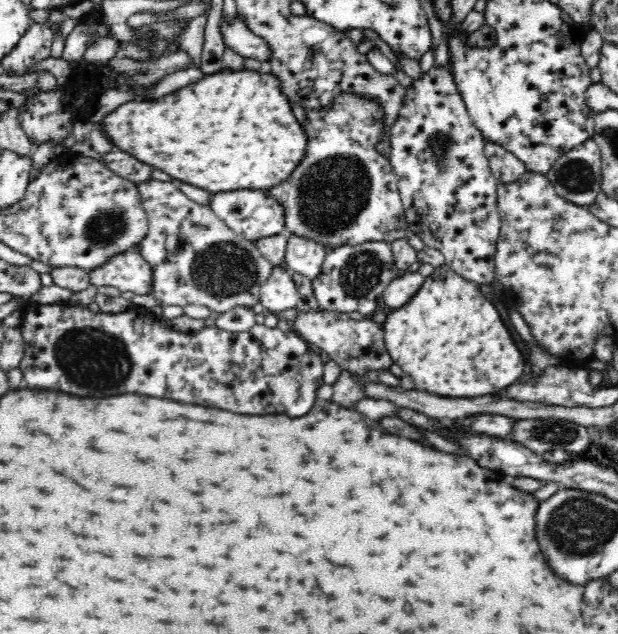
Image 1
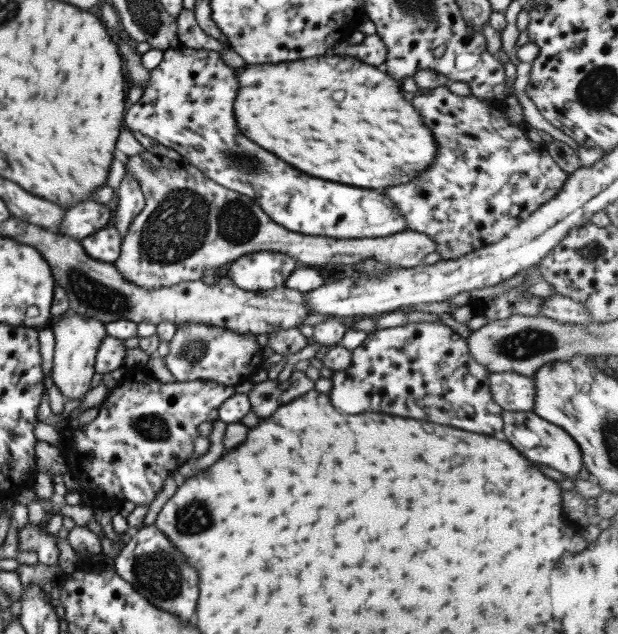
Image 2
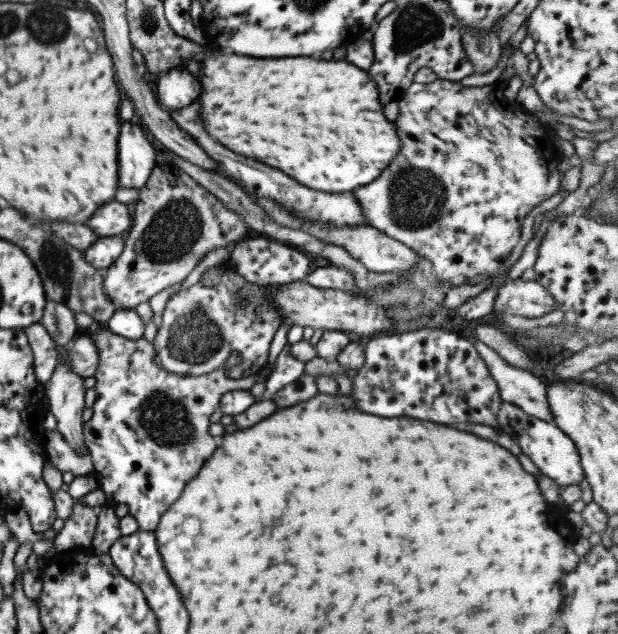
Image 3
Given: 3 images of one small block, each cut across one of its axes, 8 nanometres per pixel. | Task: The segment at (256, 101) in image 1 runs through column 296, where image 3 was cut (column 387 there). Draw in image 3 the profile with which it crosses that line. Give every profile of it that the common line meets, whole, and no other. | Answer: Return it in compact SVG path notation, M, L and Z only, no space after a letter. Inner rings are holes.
M206 49L199 76L202 84L199 116L206 132L232 152L278 168L312 190L340 194L366 186L400 152L401 140L396 134L395 121L384 118L384 104L378 100L376 83L367 71L345 59L326 62L314 58L250 58L223 49Z

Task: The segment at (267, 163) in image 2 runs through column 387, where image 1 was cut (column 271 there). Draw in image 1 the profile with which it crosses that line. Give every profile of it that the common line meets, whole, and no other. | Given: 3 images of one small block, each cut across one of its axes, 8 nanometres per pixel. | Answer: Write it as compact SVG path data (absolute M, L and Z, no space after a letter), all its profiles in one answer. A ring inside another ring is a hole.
M232 190L212 194L209 206L228 228L249 242L260 241L285 232L284 208L274 197L266 195L264 190Z

